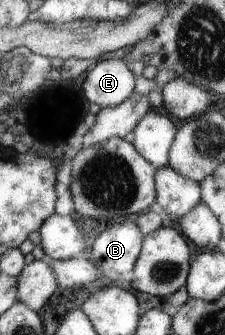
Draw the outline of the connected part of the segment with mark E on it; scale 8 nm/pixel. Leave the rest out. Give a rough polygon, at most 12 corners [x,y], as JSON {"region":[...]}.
{"region":[[113,55],[87,72],[81,89],[104,108],[134,94],[136,77]]}

